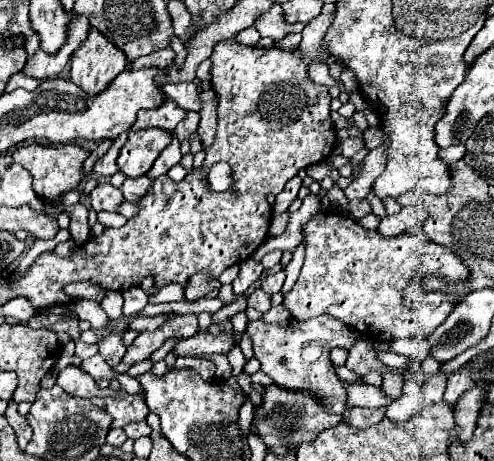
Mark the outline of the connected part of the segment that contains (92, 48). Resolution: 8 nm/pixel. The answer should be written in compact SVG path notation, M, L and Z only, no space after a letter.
M90 29L88 37L72 53L70 81L88 95L98 95L108 89L112 79L116 79L126 65L124 55L120 55L104 35Z

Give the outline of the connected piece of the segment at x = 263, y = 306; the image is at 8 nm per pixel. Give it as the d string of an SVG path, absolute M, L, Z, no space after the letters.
M258 289L258 291L254 291L254 293L250 295L250 299L248 299L248 307L254 307L256 311L266 313L266 311L272 307L272 301L270 301L270 297L268 297L262 289Z

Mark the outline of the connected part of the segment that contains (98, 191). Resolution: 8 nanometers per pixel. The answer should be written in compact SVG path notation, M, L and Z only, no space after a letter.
M98 183L92 193L90 193L90 199L92 199L92 209L98 213L98 211L110 211L110 213L116 213L118 207L124 203L124 195L120 189L116 189L114 185L110 183Z

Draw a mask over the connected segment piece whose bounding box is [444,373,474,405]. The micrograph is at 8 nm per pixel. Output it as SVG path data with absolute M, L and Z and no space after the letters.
M454 373L448 377L448 387L446 387L446 393L444 393L444 399L454 405L458 401L458 397L468 389L472 387L472 379L466 375L466 373Z

